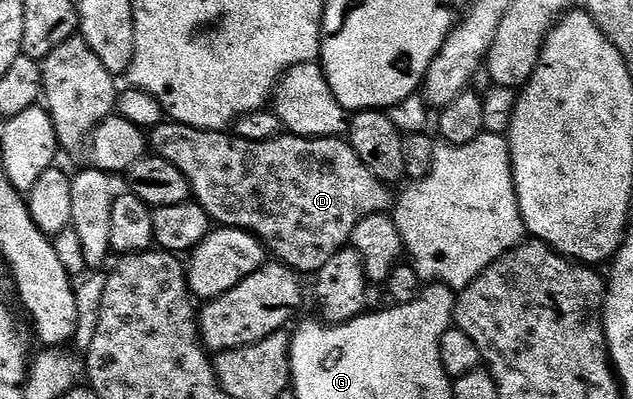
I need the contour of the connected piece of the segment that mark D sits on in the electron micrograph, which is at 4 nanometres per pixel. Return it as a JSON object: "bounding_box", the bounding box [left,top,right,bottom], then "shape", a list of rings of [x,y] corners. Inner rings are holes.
{"bounding_box":[150,119,394,275],"shape":[[[171,119],[150,129],[150,149],[186,175],[192,197],[203,207],[217,226],[245,229],[254,234],[277,262],[297,274],[314,275],[338,251],[351,242],[354,227],[364,217],[388,213],[394,205],[394,193],[358,159],[344,137],[294,137],[281,135],[272,141],[248,141],[232,131],[195,129]]]}

